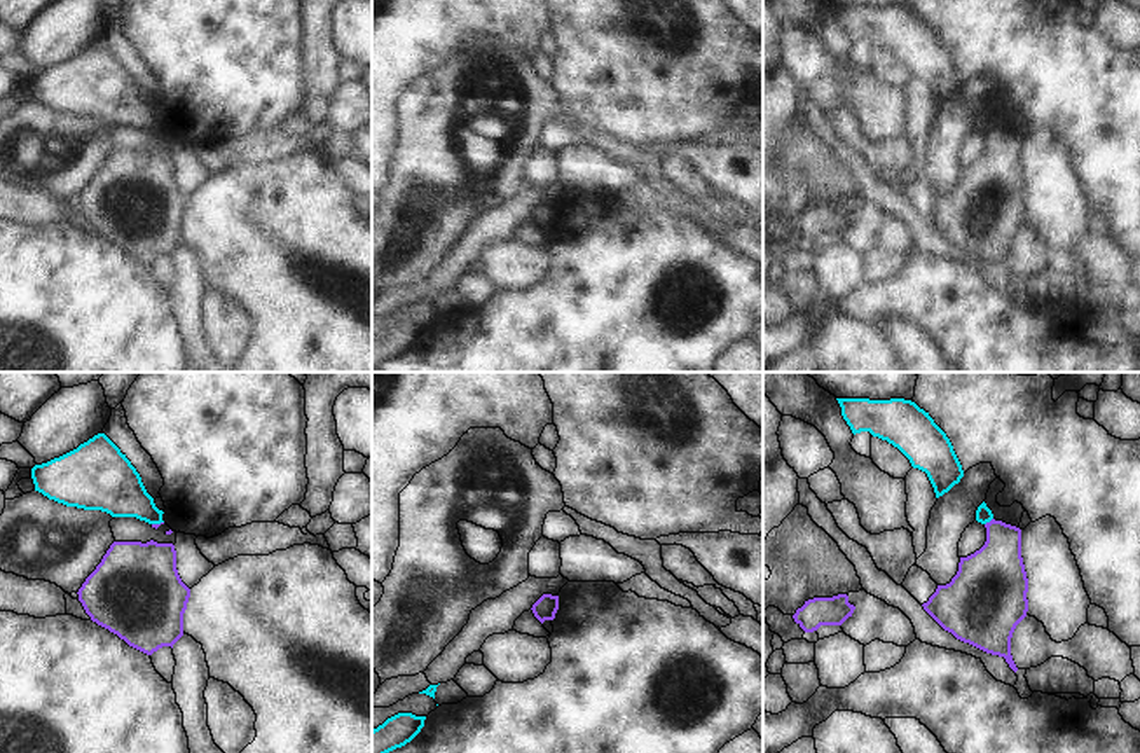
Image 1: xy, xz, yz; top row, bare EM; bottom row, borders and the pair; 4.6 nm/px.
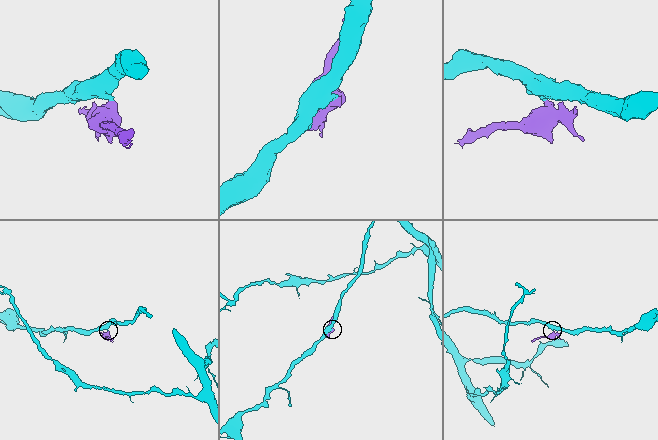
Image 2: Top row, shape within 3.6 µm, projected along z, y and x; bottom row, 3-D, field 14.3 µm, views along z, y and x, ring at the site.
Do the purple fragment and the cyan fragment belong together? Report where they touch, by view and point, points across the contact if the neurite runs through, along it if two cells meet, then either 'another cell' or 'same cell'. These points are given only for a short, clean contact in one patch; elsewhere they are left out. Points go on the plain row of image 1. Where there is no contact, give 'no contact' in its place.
yz (990, 130) | along yz (992, 126), (985, 133) | another cell

